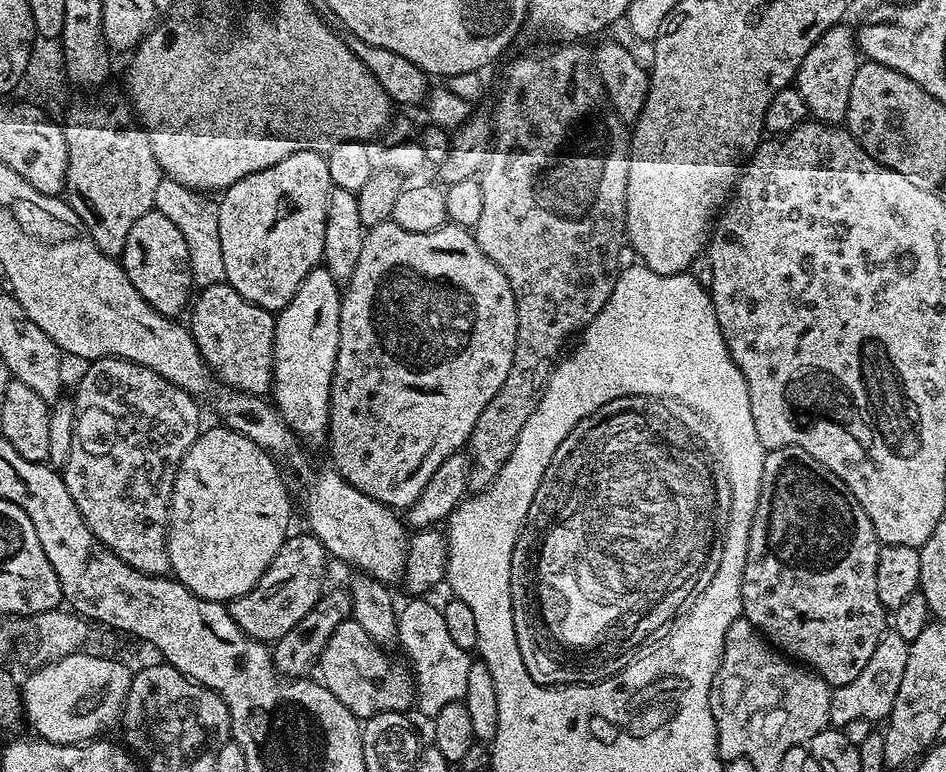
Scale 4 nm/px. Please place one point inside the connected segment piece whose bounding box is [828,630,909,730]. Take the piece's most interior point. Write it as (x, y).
(871, 696)

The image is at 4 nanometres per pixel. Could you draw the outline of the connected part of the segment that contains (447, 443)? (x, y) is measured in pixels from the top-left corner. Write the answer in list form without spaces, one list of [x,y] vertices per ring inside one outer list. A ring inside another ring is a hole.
[[[392,220],[382,222],[378,226],[367,229],[363,233],[358,254],[358,266],[354,266],[354,274],[343,285],[340,298],[340,333],[338,334],[338,358],[332,375],[330,386],[330,408],[328,410],[328,431],[326,433],[326,449],[332,455],[331,467],[354,490],[362,490],[379,504],[393,510],[407,510],[426,490],[426,482],[434,478],[434,470],[446,462],[446,458],[457,455],[467,445],[470,434],[474,430],[474,422],[482,415],[482,410],[490,406],[490,398],[502,390],[502,382],[506,382],[506,374],[510,374],[510,366],[514,362],[514,346],[518,338],[518,310],[514,302],[514,290],[510,290],[510,282],[486,254],[478,246],[475,235],[467,228],[456,224],[445,224],[438,230],[430,230],[426,234],[414,234],[414,230],[402,230]]]

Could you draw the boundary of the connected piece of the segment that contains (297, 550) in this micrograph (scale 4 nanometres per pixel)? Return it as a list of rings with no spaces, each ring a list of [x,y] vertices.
[[[289,535],[278,554],[274,554],[274,562],[266,566],[266,574],[262,574],[262,578],[258,578],[256,585],[246,594],[227,605],[234,622],[238,622],[241,630],[253,640],[278,641],[309,614],[325,591],[324,566],[328,563],[327,553],[316,536],[303,535]]]

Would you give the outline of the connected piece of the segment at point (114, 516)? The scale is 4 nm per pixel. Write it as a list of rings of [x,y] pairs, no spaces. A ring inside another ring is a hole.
[[[118,358],[93,360],[76,384],[76,421],[72,445],[62,469],[66,490],[82,514],[86,526],[118,554],[126,566],[151,576],[162,576],[168,567],[168,517],[172,507],[174,478],[182,458],[200,437],[200,408],[197,397],[166,382],[141,364]]]

